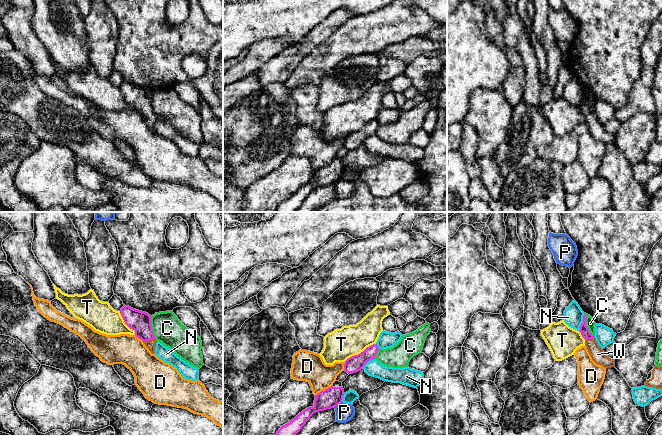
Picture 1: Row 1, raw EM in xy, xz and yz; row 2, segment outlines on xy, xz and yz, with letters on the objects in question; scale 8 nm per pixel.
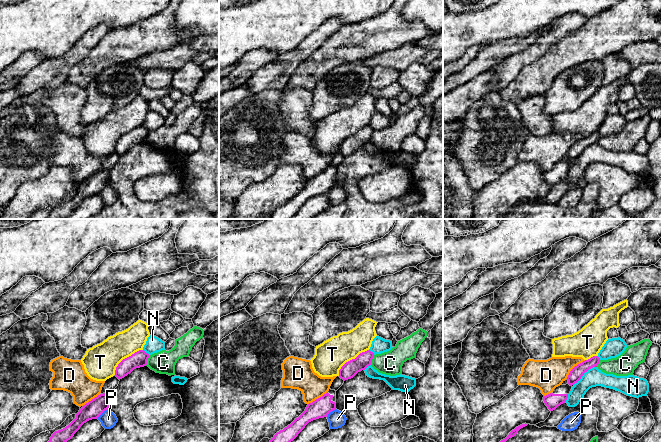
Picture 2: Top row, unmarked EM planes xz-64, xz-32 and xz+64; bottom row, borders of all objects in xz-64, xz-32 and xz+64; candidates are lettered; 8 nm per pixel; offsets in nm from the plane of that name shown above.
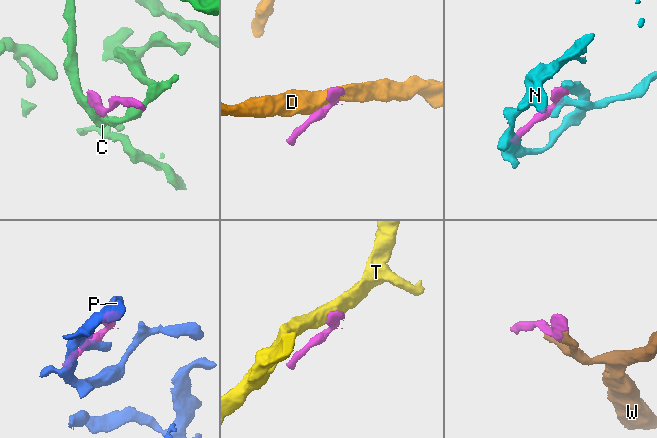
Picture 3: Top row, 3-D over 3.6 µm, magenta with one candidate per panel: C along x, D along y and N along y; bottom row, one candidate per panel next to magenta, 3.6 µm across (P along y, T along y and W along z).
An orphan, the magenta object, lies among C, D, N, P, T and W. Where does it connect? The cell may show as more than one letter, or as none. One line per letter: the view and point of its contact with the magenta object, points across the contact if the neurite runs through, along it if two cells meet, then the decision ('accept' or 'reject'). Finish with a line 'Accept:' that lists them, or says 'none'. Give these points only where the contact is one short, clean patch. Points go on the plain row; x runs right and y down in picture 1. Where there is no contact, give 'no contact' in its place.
C: meets magenta in yz at (585, 101); border along yz (584, 89), (586, 91), (586, 102), (594, 113); reject
D: meets magenta in xz at (324, 166); reject
N: meets magenta in yz at (582, 98); reject
P: meets magenta in xz at (337, 180); border along xz (341, 177), (333, 183); reject
T: meets magenta in xz at (360, 129); border along xz (375, 119), (344, 137); reject
W: meets magenta in xy at (149, 115); runs through xy (140, 98), (143, 107), (149, 115), (151, 120); accept
Accept: W

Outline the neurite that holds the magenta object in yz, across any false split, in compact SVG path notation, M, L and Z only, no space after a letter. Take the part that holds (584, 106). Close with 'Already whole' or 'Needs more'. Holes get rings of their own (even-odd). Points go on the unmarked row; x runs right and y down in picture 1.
M584 90L583 98L580 102L579 108L582 113L585 115L585 122L591 131L592 136L598 140L603 142L604 144L615 143L615 136L609 134L603 127L603 125L598 121L595 113L590 109L588 103L586 102L586 93Z. Needs more

